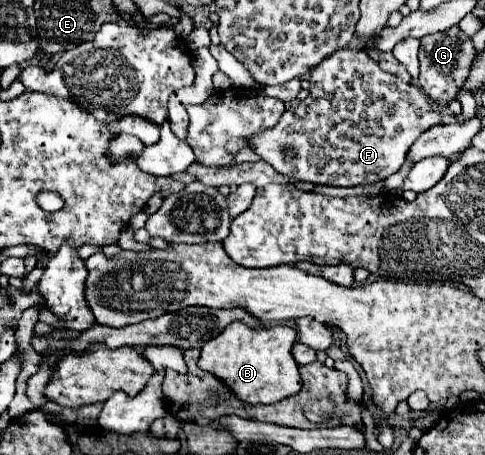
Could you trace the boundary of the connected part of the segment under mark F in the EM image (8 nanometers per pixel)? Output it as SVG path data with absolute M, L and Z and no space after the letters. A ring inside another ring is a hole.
M342 49L324 59L310 71L310 95L298 105L284 111L282 119L270 131L254 139L254 151L278 173L308 181L314 185L356 187L378 183L394 175L406 161L406 153L420 133L440 123L440 113L430 107L430 99L414 85L404 83L378 67L366 51Z

